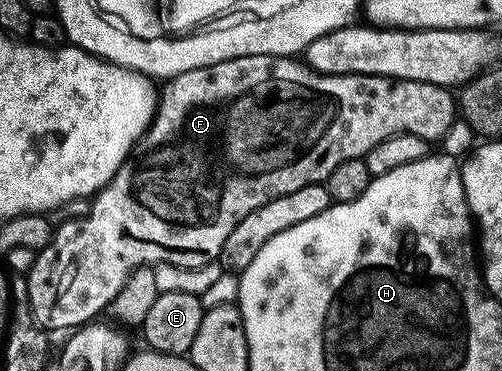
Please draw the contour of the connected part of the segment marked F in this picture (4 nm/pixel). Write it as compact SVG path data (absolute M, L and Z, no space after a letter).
M240 56L212 64L206 68L187 70L183 74L172 77L169 84L159 96L157 115L149 125L148 132L136 145L130 159L122 164L105 188L92 197L88 215L84 218L69 218L65 225L58 227L53 233L52 242L36 253L32 266L29 267L29 308L32 319L46 330L53 328L77 328L96 321L100 312L104 313L109 304L124 286L125 280L132 271L141 265L156 266L161 263L174 264L176 267L199 269L204 264L216 261L223 250L223 242L227 242L227 234L239 226L242 218L247 218L251 210L259 210L263 202L271 202L271 198L279 198L283 194L291 194L303 186L322 183L329 177L331 170L344 160L360 160L365 157L383 138L391 138L395 134L410 132L430 142L444 141L449 129L459 116L459 104L454 93L448 88L437 84L428 84L418 80L390 80L388 76L364 76L349 73L347 76L328 76L316 72L308 64L292 56Z

